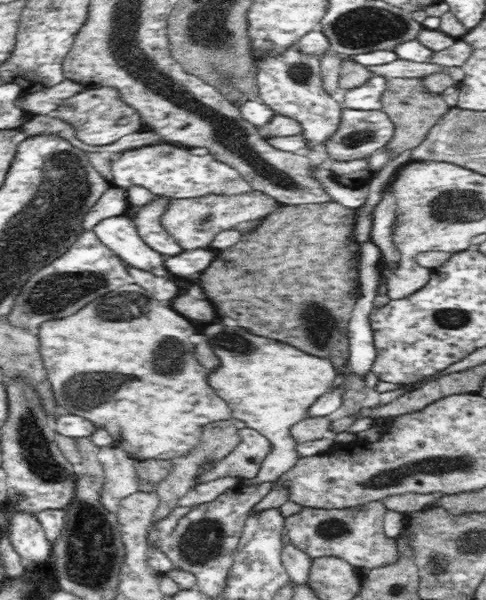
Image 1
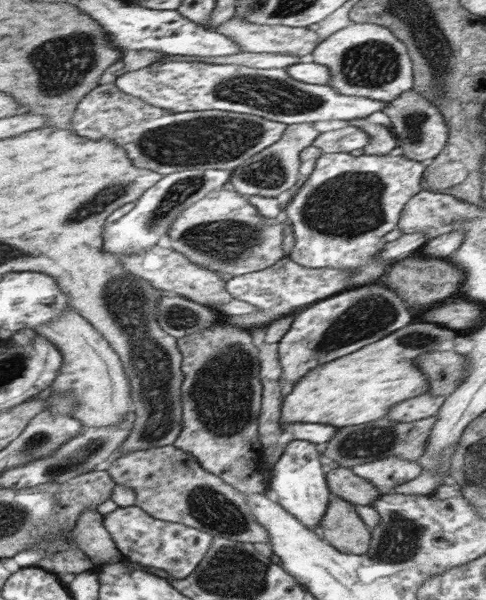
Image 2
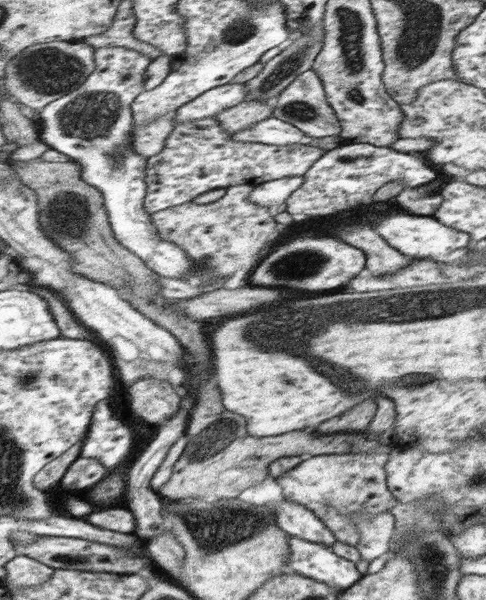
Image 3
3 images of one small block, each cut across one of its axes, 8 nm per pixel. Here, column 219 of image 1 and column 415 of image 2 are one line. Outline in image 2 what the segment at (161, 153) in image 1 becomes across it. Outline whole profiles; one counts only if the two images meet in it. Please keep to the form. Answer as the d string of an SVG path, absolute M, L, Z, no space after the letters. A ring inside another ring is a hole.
M322 153L316 161L310 178L295 187L291 199L283 205L283 212L292 224L294 245L289 252L289 259L306 268L339 268L339 270L355 270L357 274L351 281L350 288L361 287L362 284L376 283L386 272L384 265L377 257L378 250L384 247L382 238L396 228L400 212L408 205L410 199L422 190L420 176L424 172L424 162L386 155L360 155L338 153Z

